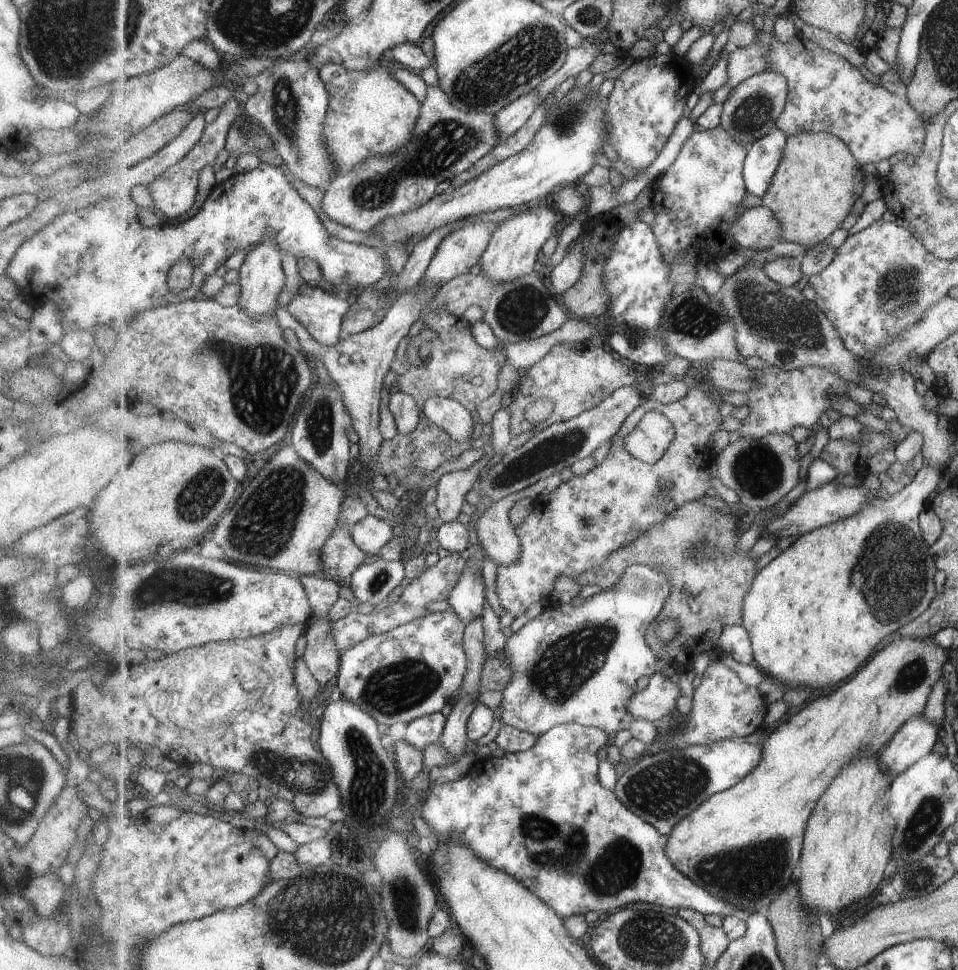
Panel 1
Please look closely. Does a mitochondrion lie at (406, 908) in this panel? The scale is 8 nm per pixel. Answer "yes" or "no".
yes

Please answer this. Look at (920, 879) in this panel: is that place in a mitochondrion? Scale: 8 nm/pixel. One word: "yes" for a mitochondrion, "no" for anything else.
yes

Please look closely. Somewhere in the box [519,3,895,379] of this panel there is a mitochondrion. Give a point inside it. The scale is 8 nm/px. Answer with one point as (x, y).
(796, 328)

